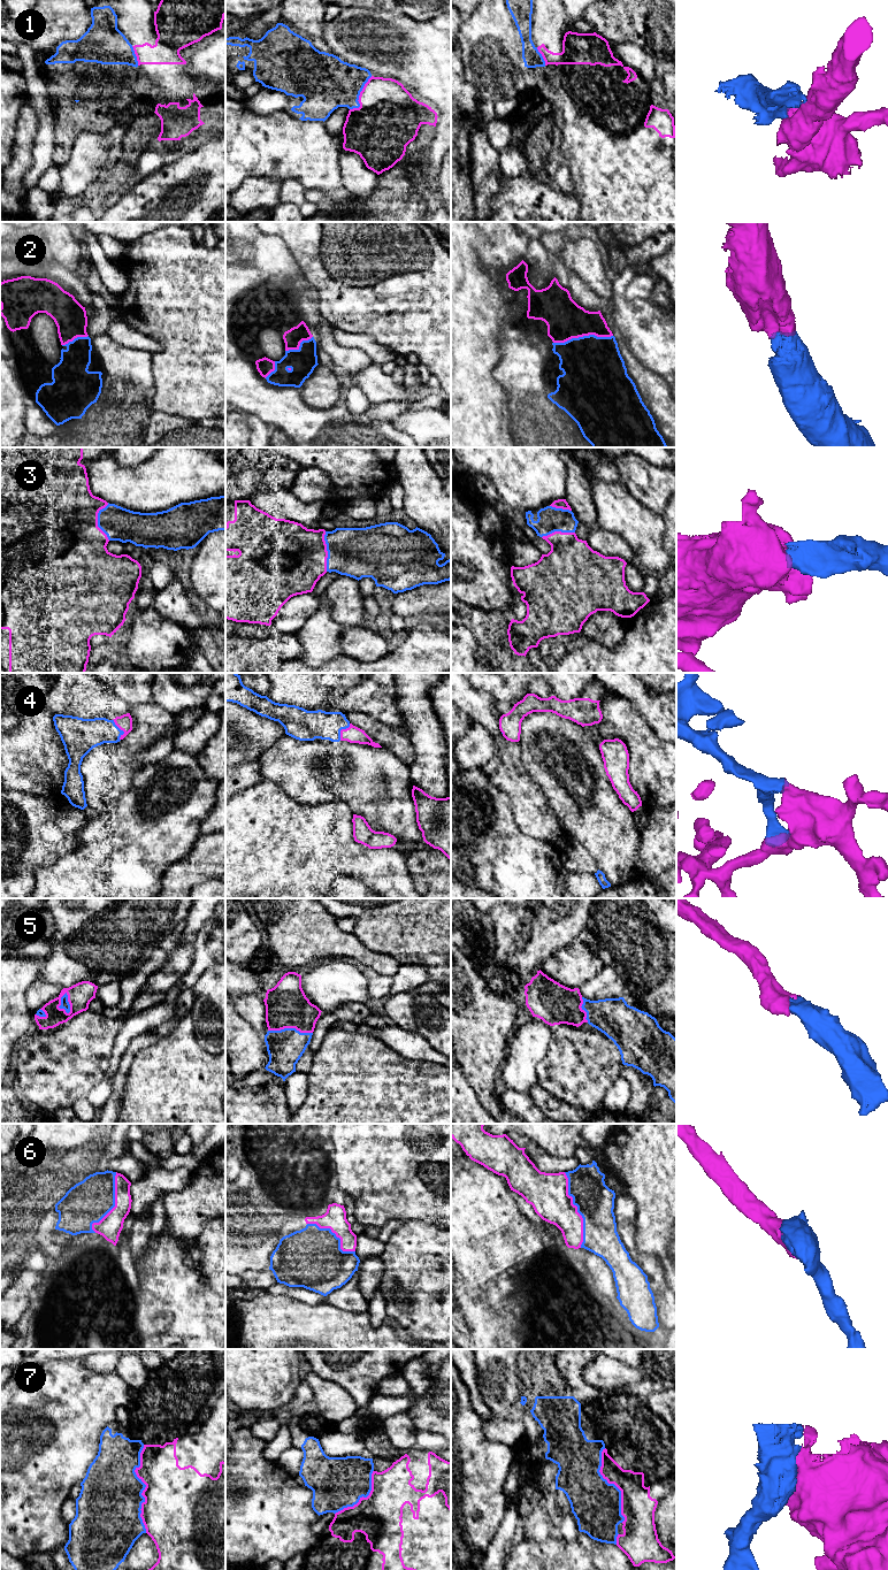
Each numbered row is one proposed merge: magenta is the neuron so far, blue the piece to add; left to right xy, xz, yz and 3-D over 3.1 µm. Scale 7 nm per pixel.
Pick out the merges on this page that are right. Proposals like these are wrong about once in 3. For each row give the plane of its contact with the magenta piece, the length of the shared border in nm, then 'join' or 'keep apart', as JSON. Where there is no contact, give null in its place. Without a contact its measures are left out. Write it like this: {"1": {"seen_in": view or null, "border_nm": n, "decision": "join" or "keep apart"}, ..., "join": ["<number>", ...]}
{"1": {"seen_in": "xz", "border_nm": 280, "decision": "keep apart"}, "2": {"seen_in": "yz", "border_nm": 420, "decision": "join"}, "3": {"seen_in": "xy", "border_nm": 260, "decision": "join"}, "4": {"seen_in": "xy", "border_nm": 160, "decision": "join"}, "5": {"seen_in": "xy", "border_nm": 160, "decision": "join"}, "6": {"seen_in": "yz", "border_nm": 550, "decision": "join"}, "7": {"seen_in": "xy", "border_nm": 600, "decision": "keep apart"}, "join": ["2", "3", "4", "5", "6"]}

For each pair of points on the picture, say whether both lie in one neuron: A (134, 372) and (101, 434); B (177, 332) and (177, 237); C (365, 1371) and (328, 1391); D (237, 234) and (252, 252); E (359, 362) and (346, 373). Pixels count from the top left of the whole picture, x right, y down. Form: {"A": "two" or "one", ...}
{"A": "one", "B": "one", "C": "two", "D": "one", "E": "one"}

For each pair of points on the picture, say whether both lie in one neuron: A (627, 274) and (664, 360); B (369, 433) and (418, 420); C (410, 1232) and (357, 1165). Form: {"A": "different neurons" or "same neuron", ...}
{"A": "same neuron", "B": "different neurons", "C": "different neurons"}

